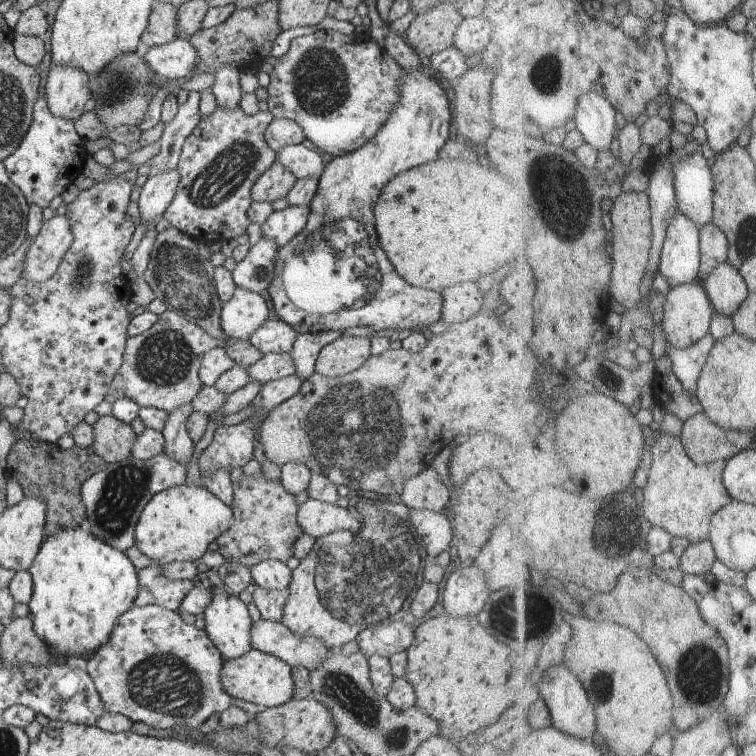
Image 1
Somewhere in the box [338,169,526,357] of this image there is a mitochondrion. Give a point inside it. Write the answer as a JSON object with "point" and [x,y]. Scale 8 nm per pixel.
{"point":[402,195]}

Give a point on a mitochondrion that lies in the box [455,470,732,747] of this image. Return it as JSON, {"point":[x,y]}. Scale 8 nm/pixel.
{"point":[700,684]}

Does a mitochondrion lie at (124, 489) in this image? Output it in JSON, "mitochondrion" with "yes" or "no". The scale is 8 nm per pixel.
{"mitochondrion":"yes"}

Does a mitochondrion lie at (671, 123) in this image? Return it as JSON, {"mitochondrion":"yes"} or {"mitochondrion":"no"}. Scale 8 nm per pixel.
{"mitochondrion":"no"}

